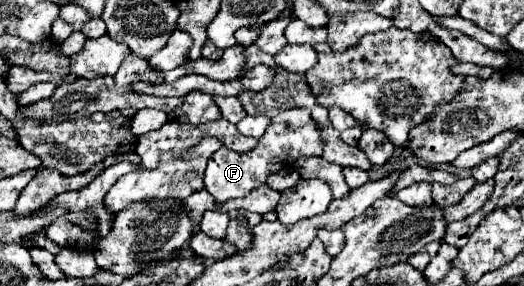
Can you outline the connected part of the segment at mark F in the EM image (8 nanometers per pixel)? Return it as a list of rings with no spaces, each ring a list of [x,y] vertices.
[[[288,109],[270,119],[266,133],[258,139],[258,145],[248,153],[236,153],[220,147],[210,159],[204,173],[204,185],[212,195],[222,195],[222,203],[234,197],[244,197],[252,189],[266,183],[272,173],[292,167],[296,157],[302,155],[322,155],[322,141],[306,109]]]

